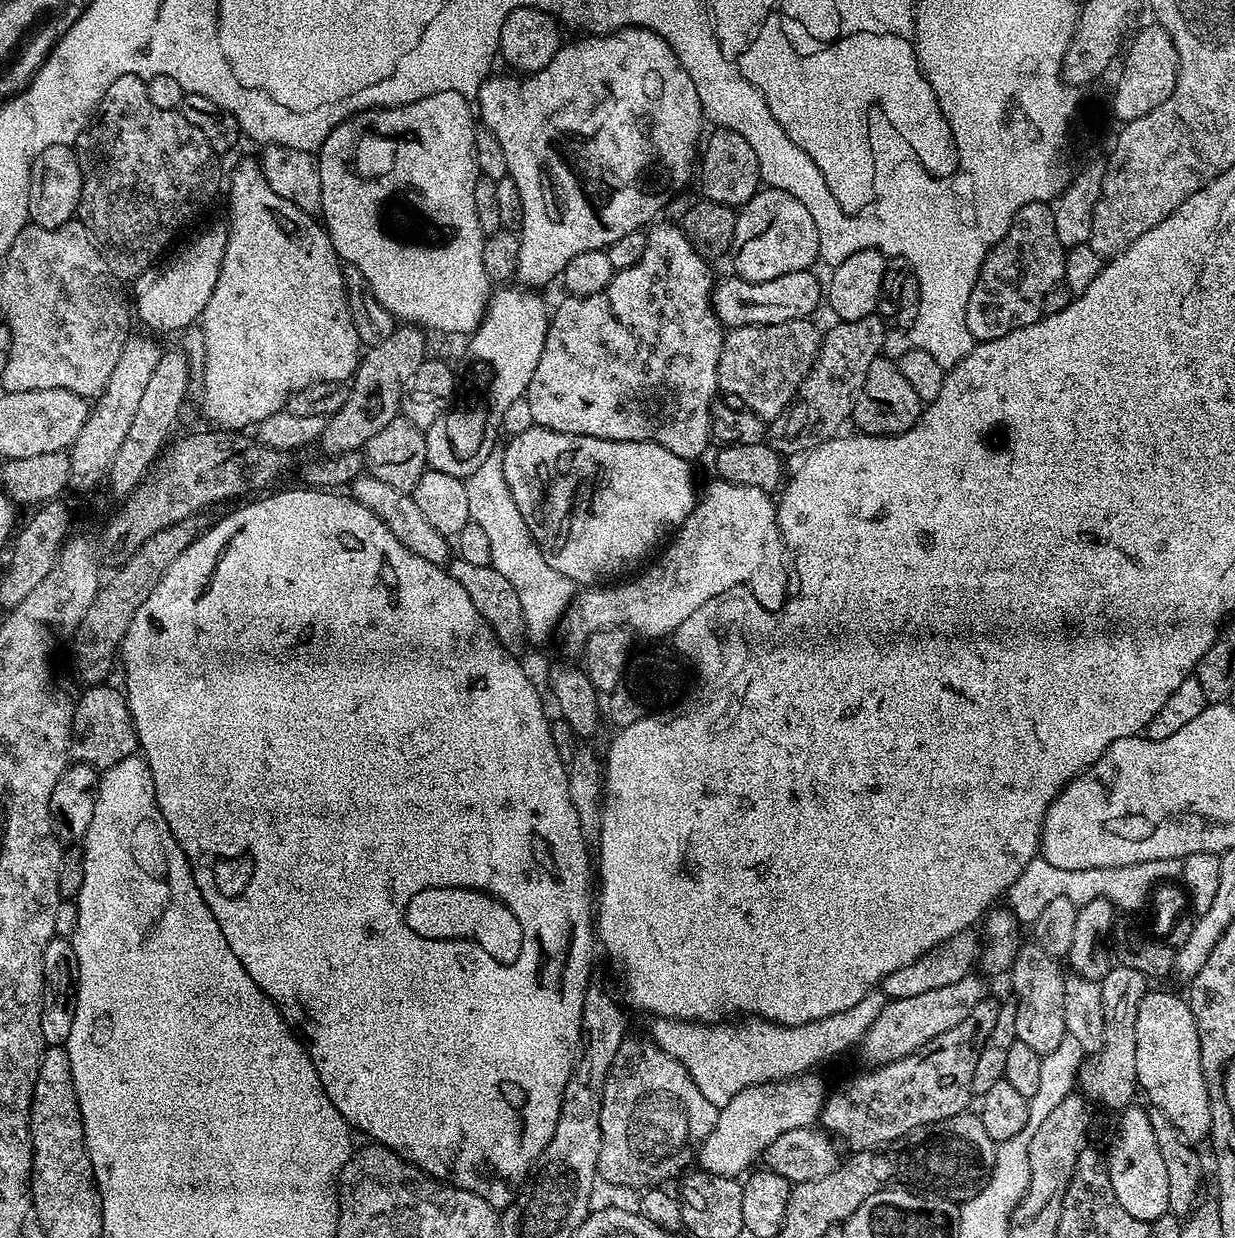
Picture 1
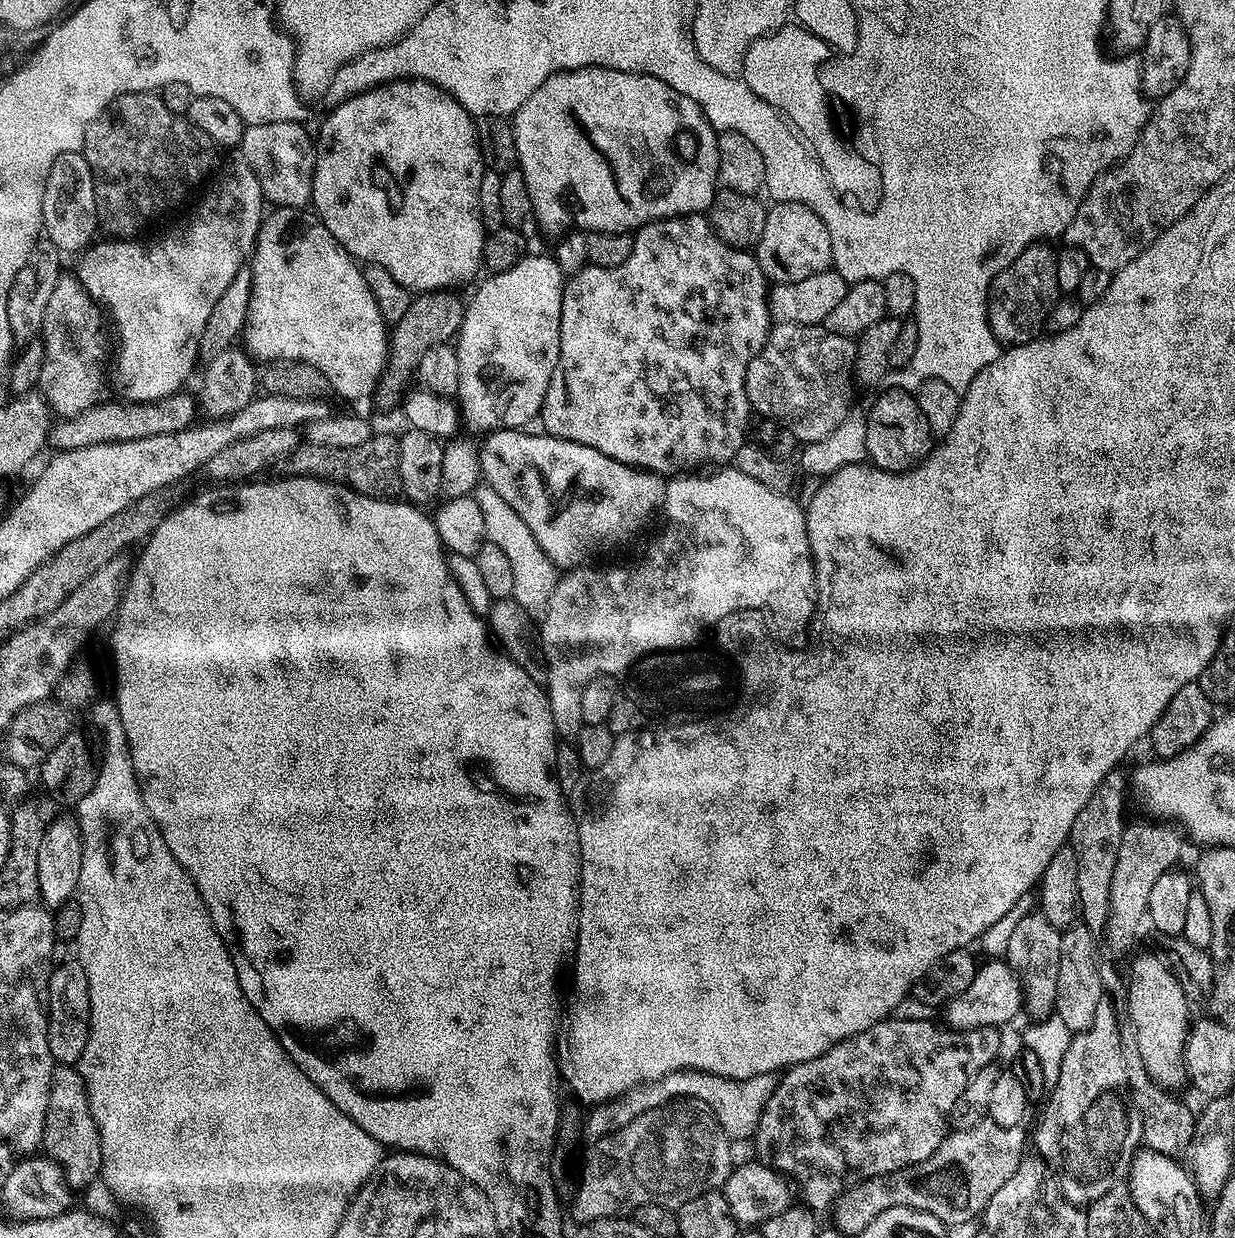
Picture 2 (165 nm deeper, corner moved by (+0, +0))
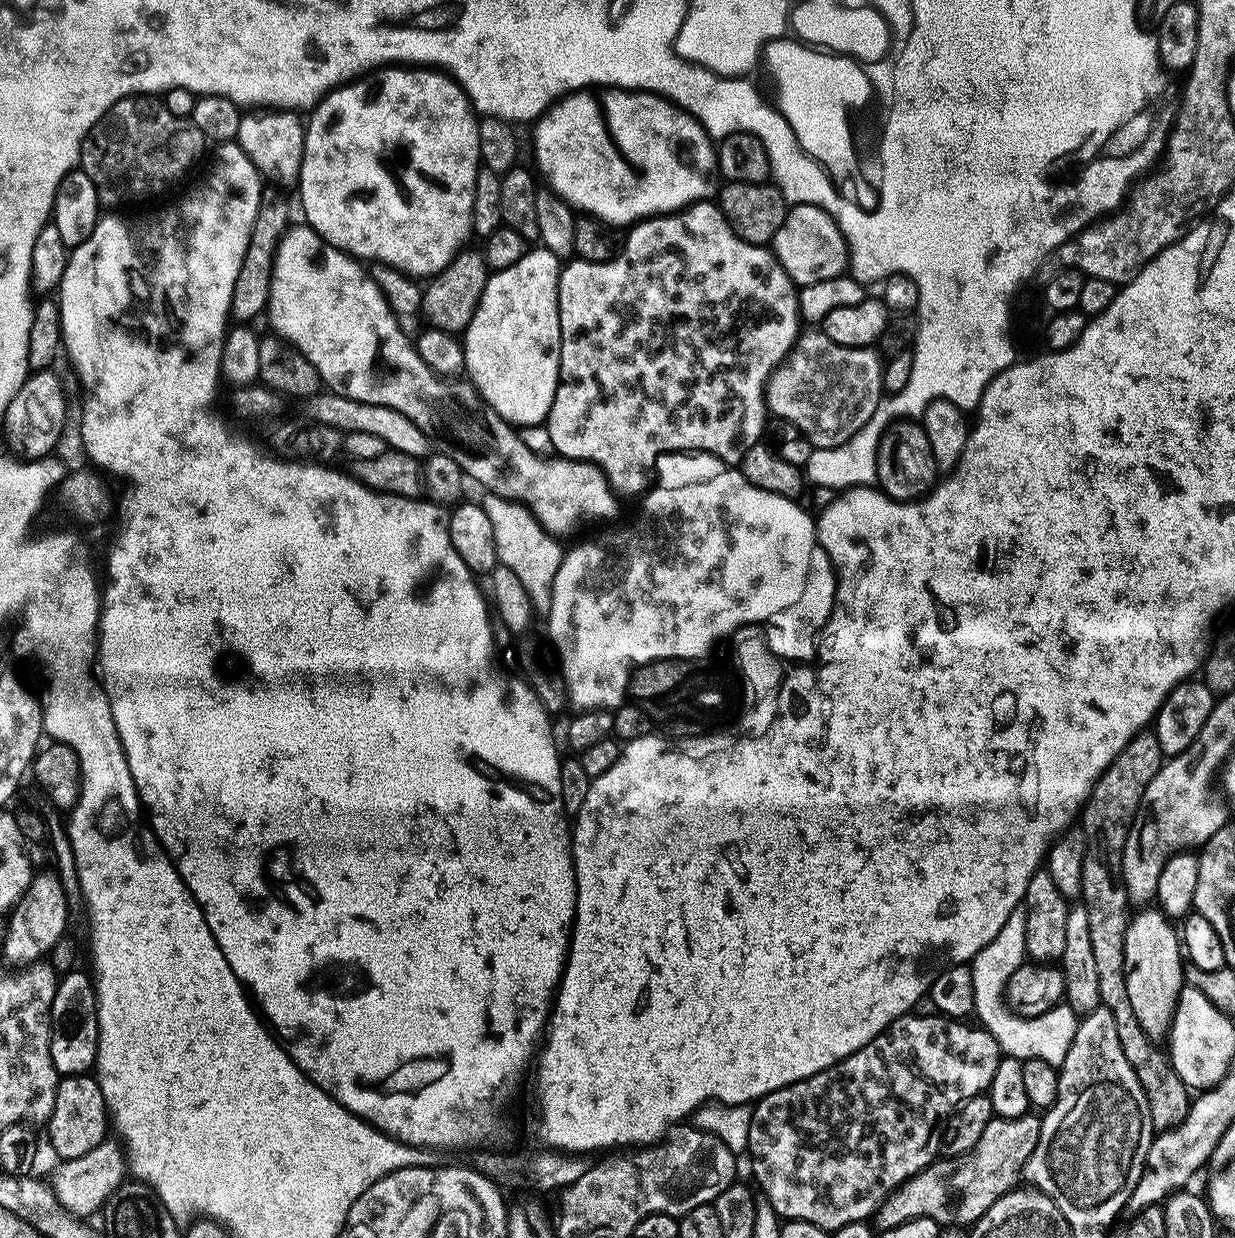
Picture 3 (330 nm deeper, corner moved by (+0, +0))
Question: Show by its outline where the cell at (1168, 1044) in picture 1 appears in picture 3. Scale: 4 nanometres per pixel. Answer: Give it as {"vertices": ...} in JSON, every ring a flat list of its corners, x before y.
{"vertices":[[1148,910,1137,911,1140,913,1137,916,1135,913,1129,919,1126,930,1126,942,1124,943,1124,967,1127,969,1126,994,1130,994,1130,1007,1134,1010,1134,1018,1138,1018,1145,1034,1153,1038,1167,1037,1172,1027,1172,1019,1176,1013,1176,1003,1180,992,1186,986,1184,978,1186,964,1182,959,1182,940,1177,929,1176,932,1172,929,1173,921,1163,912,1159,910,1144,911]]}

